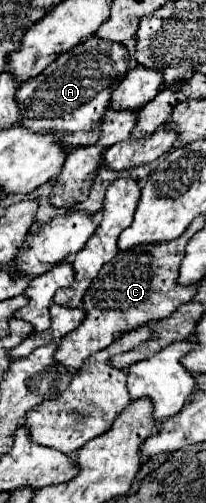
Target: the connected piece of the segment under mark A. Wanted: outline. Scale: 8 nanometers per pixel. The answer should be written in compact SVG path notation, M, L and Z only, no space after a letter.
M94 36L70 52L64 52L40 76L26 80L16 90L16 104L20 104L18 124L30 132L56 132L64 148L96 144L110 94L128 72L128 58L128 50L122 44Z

